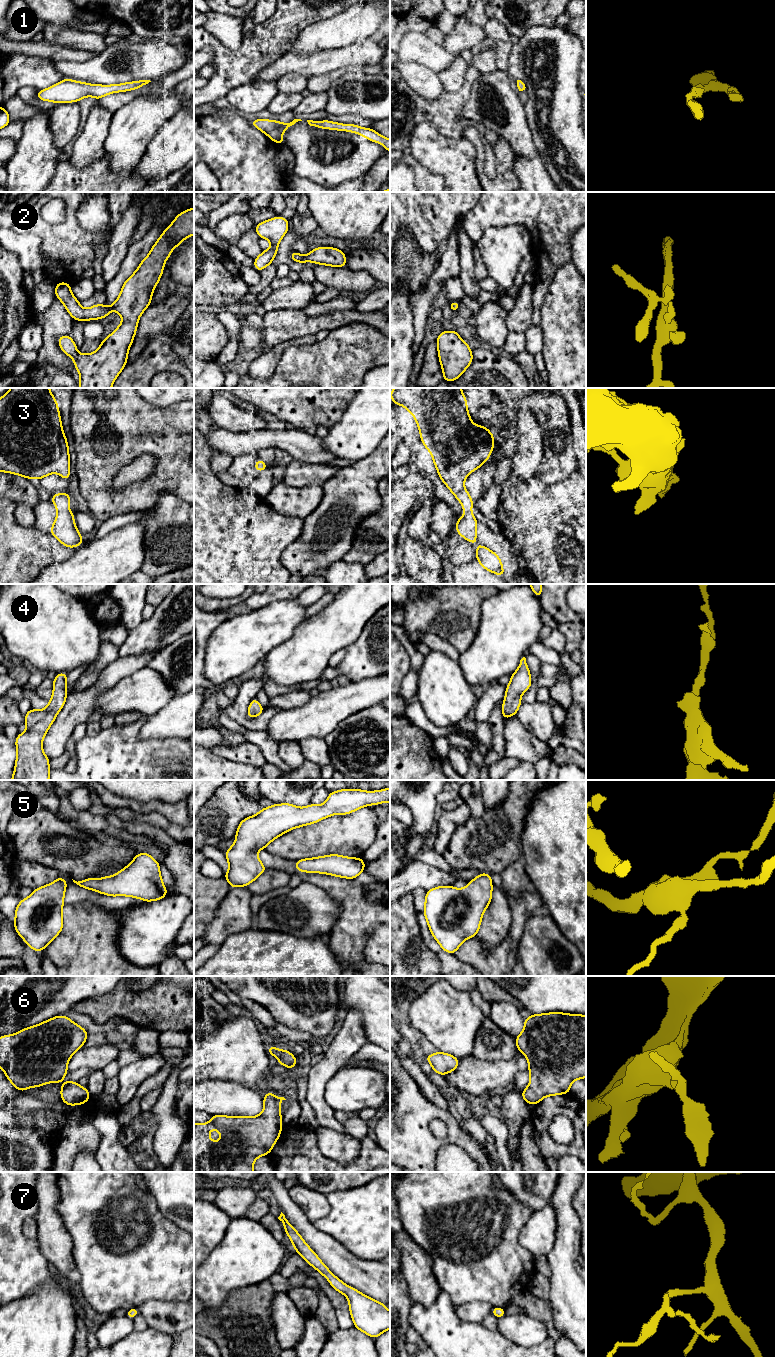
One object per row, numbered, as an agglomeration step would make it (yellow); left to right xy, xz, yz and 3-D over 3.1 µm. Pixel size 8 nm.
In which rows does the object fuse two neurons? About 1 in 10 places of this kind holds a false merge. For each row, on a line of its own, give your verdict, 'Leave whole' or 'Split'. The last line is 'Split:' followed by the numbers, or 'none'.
1: Leave whole
2: Leave whole
3: Leave whole
4: Leave whole
5: Leave whole
6: Leave whole
7: Leave whole
Split: none

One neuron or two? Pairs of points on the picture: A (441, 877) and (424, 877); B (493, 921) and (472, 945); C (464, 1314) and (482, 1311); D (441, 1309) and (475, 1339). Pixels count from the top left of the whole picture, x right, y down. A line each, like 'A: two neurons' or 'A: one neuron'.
A: one neuron
B: two neurons
C: one neuron
D: one neuron

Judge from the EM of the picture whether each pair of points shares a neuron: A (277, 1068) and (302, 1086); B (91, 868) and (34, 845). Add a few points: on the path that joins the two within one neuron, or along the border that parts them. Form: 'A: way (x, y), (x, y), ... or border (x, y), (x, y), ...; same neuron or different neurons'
A: way (284, 1070), (289, 1071), (297, 1079); same neuron
B: way (77, 857), (67, 856), (58, 852), (48, 852); same neuron

